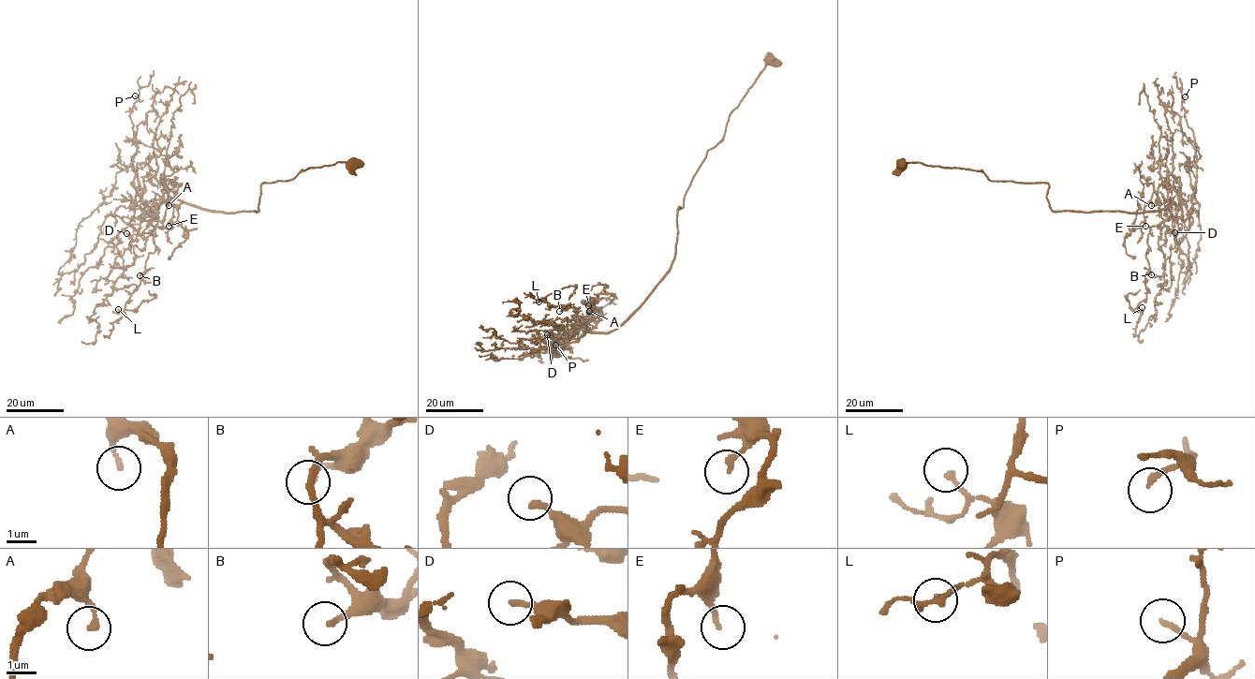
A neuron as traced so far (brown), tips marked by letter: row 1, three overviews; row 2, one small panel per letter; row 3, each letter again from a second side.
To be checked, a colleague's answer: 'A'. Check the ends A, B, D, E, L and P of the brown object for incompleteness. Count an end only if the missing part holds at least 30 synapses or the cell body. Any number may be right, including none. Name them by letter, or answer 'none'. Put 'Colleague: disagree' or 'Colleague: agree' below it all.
none
Colleague: disagree

